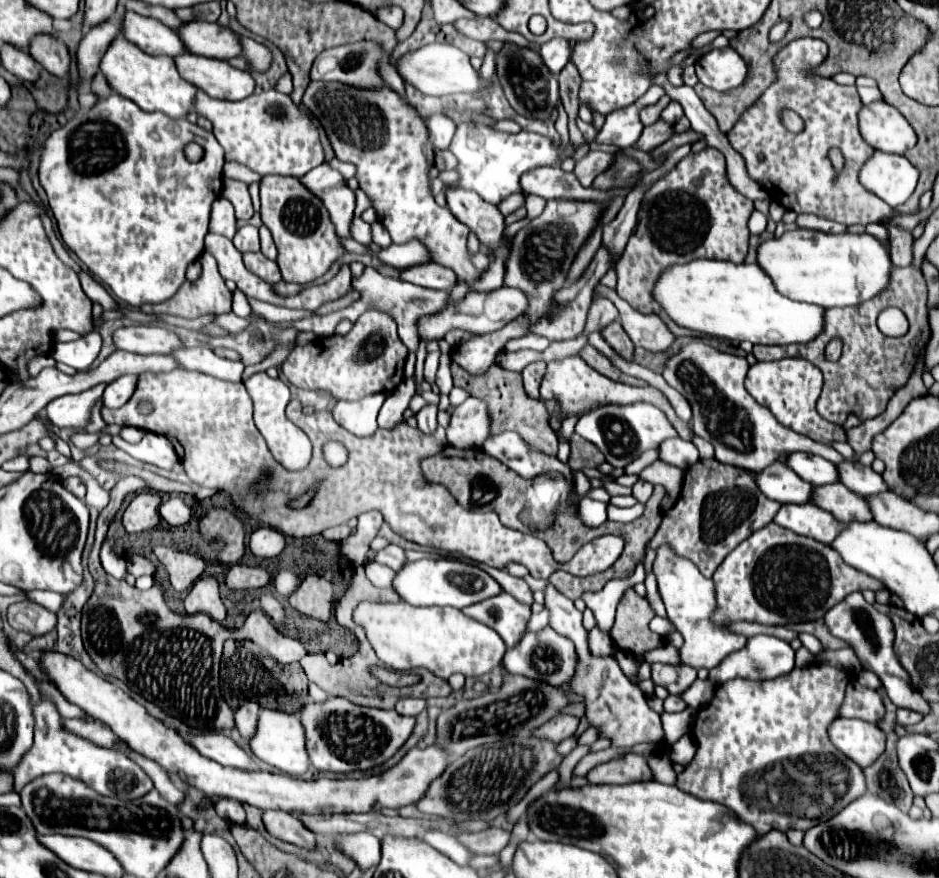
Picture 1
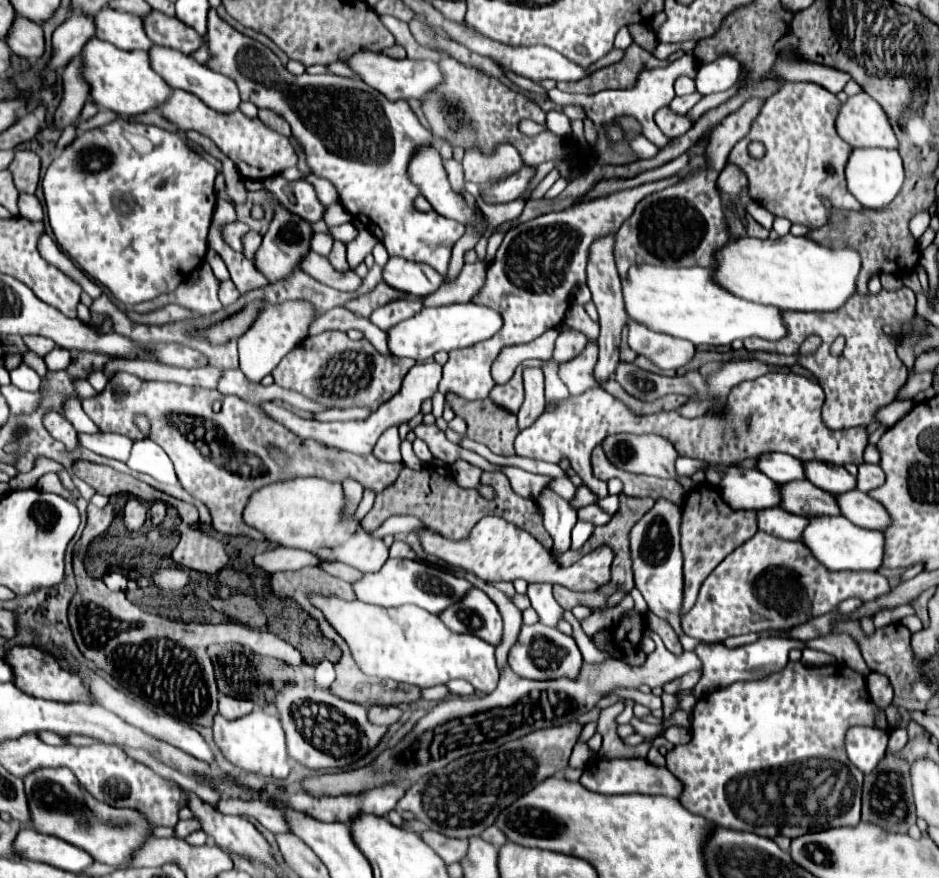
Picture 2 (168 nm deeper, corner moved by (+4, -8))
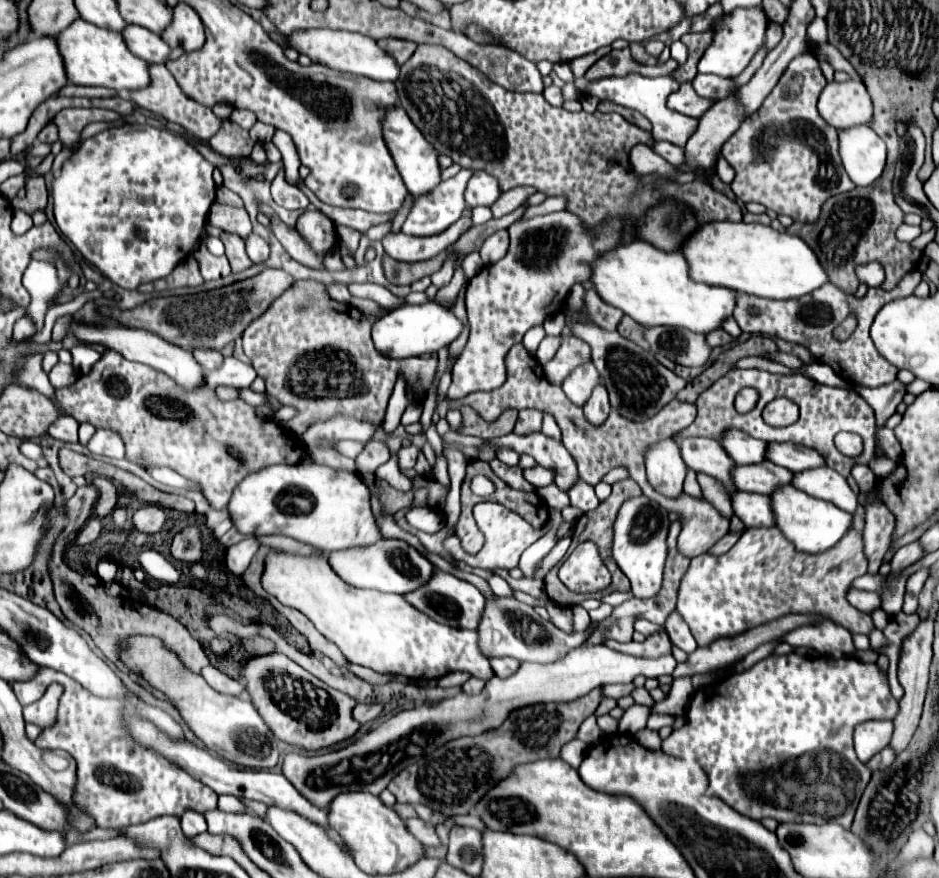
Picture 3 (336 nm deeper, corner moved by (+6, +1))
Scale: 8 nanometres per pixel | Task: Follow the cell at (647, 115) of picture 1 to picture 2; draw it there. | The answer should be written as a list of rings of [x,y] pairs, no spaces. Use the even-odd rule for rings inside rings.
[[[683,55],[681,59],[669,63],[667,67],[661,69],[645,69],[641,71],[641,75],[637,77],[634,87],[631,89],[604,90],[595,94],[579,94],[579,93],[561,93],[557,87],[549,91],[549,97],[553,103],[557,105],[581,105],[587,118],[595,125],[597,134],[600,129],[605,130],[610,141],[617,141],[623,138],[624,132],[615,124],[619,117],[633,117],[639,125],[641,125],[641,135],[645,135],[651,143],[655,143],[657,147],[663,147],[667,143],[667,137],[659,131],[659,127],[653,121],[653,115],[669,105],[675,97],[673,93],[673,81],[679,75],[695,75],[697,73],[697,61],[693,55]]]

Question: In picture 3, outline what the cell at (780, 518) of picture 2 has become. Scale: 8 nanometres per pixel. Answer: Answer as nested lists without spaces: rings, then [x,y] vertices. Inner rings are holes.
[[[741,492],[731,498],[731,506],[735,516],[745,524],[745,528],[751,526],[775,526],[773,512],[771,512],[771,500],[763,494],[755,492]]]

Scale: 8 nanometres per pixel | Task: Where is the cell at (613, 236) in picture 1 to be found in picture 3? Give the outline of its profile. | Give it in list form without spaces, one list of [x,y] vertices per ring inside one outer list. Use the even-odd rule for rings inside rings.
[[[599,384],[593,390],[593,396],[587,400],[587,404],[583,406],[583,414],[587,418],[587,422],[591,426],[603,426],[603,422],[607,420],[611,408],[609,408],[609,398],[607,398],[607,390],[603,384]]]

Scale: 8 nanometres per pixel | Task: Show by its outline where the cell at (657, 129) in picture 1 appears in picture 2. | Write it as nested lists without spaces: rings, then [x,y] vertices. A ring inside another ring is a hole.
[[[663,107],[661,111],[655,113],[655,123],[663,131],[663,135],[669,137],[669,139],[685,135],[689,131],[689,127],[691,127],[691,121],[687,117],[675,115],[669,107]]]

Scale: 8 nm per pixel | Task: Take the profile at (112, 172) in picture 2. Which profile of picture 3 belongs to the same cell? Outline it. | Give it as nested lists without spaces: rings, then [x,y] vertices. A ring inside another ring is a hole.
[[[121,126],[121,128],[109,128],[103,130],[99,134],[95,134],[93,138],[87,138],[81,148],[63,164],[63,170],[57,178],[53,178],[53,212],[55,212],[55,220],[57,226],[61,230],[61,234],[75,246],[75,250],[89,260],[95,268],[101,270],[101,274],[105,274],[111,282],[115,282],[117,286],[125,288],[125,290],[137,290],[141,284],[145,282],[153,282],[159,278],[165,278],[171,274],[171,270],[191,254],[195,242],[199,240],[199,234],[205,226],[207,220],[207,210],[211,208],[211,204],[215,202],[215,182],[213,182],[213,170],[215,166],[211,162],[207,162],[201,152],[191,146],[185,138],[181,136],[173,136],[167,130],[155,128],[155,126]]]

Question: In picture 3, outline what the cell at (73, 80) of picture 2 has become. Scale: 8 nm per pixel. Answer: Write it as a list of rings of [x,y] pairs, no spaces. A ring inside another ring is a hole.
[[[53,122],[47,124],[47,126],[39,132],[37,140],[39,140],[39,142],[47,142],[47,144],[55,144],[55,142],[57,142],[57,128],[55,128],[55,124],[53,124]]]

